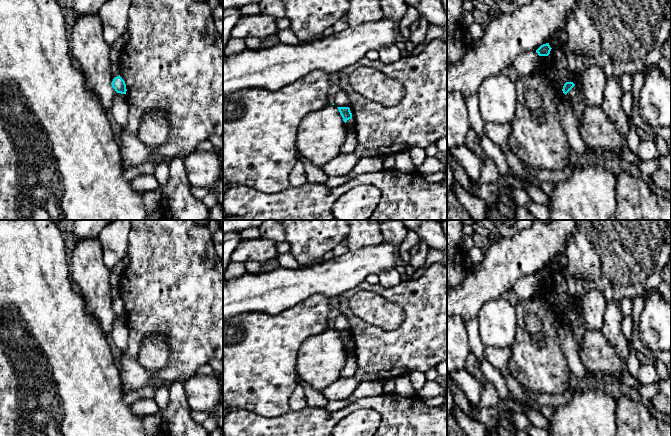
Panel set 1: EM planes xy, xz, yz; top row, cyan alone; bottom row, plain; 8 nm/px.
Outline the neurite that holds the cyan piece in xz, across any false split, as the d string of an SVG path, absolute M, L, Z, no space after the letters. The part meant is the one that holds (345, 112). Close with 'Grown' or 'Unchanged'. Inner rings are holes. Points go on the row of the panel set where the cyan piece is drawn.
M337 107L337 108L343 118L343 121L345 122L346 128L349 131L353 131L354 130L354 122L352 119L352 113L350 111L350 108L349 107Z. Grown

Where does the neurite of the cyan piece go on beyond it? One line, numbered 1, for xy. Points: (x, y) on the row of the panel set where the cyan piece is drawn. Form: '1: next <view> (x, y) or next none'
1: next none

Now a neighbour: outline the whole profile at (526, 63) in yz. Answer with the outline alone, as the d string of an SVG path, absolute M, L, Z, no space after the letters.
M534 50L521 53L513 62L513 66L516 70L523 75L532 74L539 65L540 56Z

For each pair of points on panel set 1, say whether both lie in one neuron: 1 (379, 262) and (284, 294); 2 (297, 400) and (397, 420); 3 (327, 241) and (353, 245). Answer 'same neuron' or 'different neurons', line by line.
1: same neuron
2: different neurons
3: different neurons

